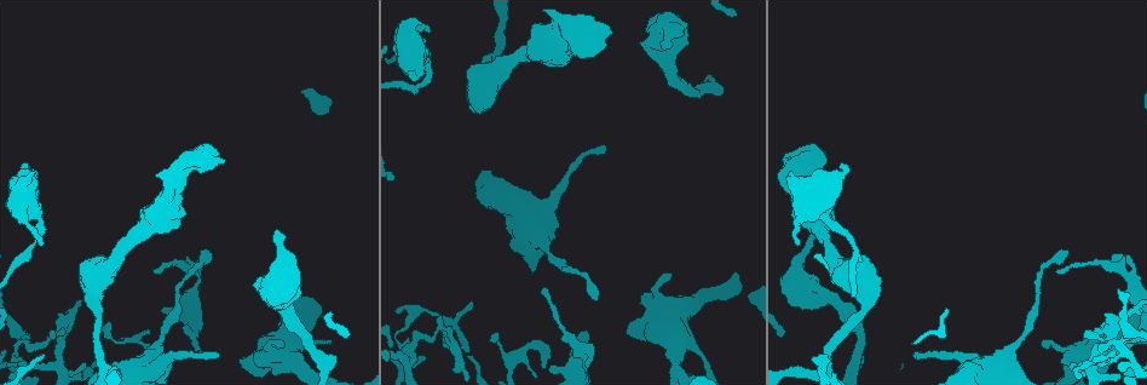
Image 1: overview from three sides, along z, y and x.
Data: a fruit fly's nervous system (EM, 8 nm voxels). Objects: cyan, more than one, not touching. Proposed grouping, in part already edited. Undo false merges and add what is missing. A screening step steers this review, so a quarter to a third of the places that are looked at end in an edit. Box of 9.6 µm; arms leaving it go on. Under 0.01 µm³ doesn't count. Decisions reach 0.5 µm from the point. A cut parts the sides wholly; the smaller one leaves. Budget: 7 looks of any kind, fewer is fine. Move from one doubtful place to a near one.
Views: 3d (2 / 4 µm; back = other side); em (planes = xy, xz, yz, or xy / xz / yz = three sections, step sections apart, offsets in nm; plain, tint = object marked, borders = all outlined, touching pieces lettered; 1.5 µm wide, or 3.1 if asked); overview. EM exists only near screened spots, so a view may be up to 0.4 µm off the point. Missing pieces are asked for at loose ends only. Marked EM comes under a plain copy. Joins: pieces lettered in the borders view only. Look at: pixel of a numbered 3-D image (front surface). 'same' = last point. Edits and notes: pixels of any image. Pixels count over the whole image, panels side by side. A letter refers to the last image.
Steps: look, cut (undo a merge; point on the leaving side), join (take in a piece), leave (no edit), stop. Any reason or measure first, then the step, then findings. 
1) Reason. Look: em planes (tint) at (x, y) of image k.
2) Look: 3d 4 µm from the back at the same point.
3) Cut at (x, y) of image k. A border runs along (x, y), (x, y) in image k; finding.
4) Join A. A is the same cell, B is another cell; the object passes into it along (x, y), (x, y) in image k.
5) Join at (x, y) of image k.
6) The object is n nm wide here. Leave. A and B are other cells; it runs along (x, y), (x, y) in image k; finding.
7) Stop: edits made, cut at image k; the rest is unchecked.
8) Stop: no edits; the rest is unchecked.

Tapers out. Look: em xz step 8 (tint) at (1044, 345) of image 1.

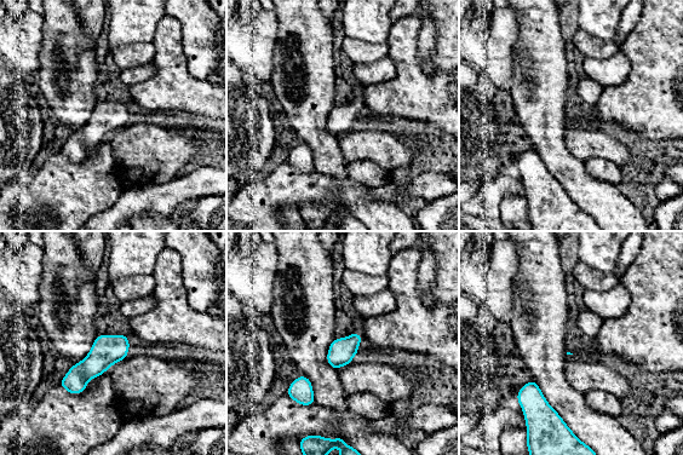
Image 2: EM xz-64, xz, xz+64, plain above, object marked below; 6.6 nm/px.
Another direction. Look: em planes (borders) at the same point.

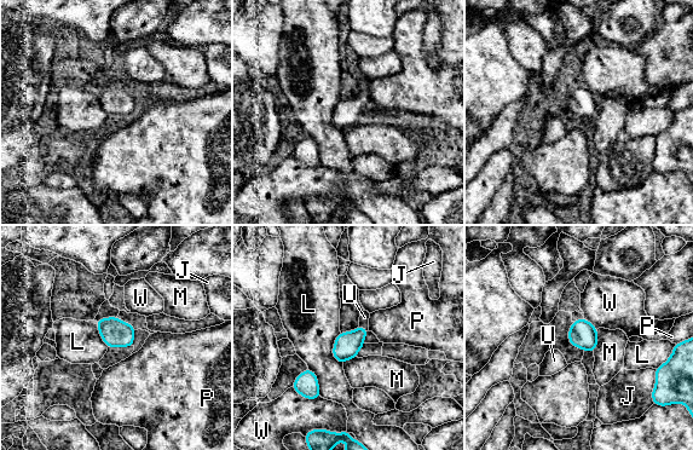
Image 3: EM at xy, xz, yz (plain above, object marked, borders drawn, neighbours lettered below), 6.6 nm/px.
The longest contact is with L, 220 nm. Join U. U is the same cell, J, L, M, P and W are other cells; it goes on there.

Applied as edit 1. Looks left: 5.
See it whole again. Look: overview.

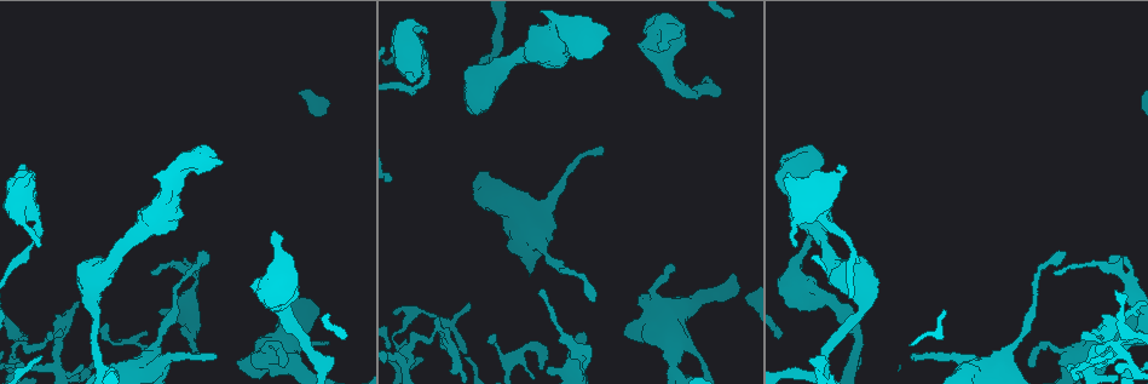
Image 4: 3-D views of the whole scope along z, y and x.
Sudden change in width. Look: 3d 4 µm at (128, 245) of image 4.

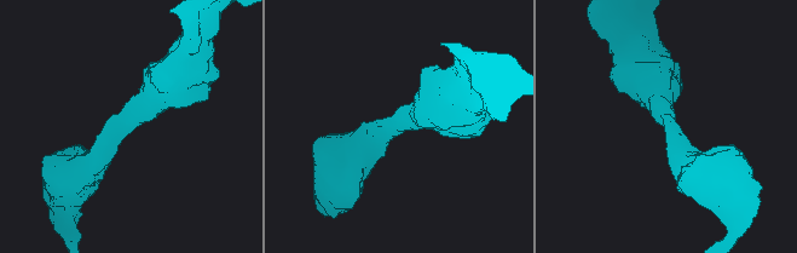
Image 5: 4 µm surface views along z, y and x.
The arms are 420, 480 nm wide; shape alone is not enough. Look: em xz step 8 (tint) at (123, 127) of image 5.

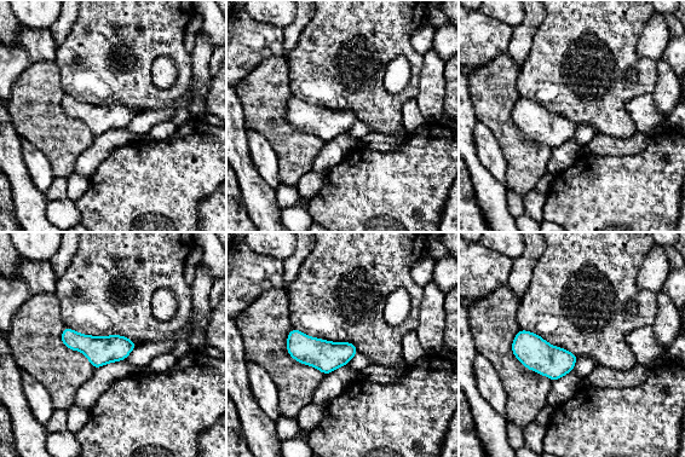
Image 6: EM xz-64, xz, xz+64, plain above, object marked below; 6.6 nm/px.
What lies round it. Look: em xz step 8 (borders) at the same point.

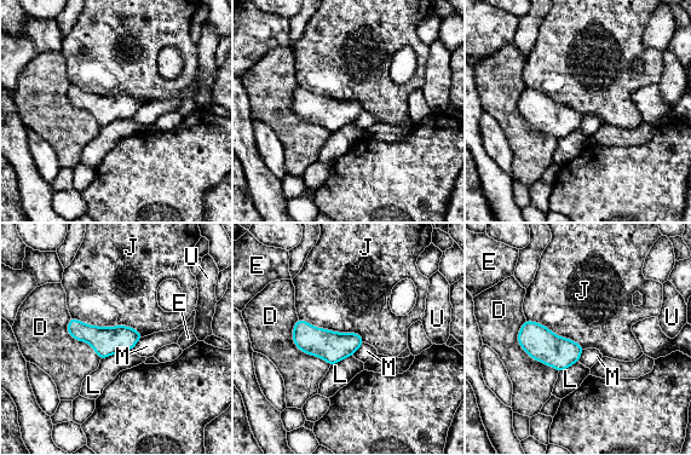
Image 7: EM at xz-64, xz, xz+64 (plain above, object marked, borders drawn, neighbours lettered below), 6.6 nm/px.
The longest contact is with J, 480 nm. Leave. D, E, J, L, M and U are other cells; a border runs along (132, 349), (114, 352), (101, 360) in image 7; one neuron here.

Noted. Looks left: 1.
Stop: edits made, join at image 3; the rest is unchecked.

